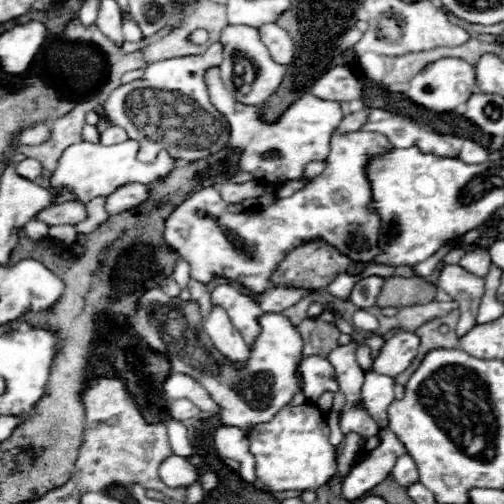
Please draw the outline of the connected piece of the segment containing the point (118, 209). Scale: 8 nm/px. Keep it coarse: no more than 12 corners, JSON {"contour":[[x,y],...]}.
{"contour":[[145,184],[109,194],[109,214],[133,210],[151,198]]}

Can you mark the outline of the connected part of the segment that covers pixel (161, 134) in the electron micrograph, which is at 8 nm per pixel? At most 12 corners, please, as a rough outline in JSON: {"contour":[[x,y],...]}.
{"contour":[[203,56],[153,62],[143,78],[111,92],[105,116],[139,140],[151,164],[177,162],[229,144],[213,108]]}

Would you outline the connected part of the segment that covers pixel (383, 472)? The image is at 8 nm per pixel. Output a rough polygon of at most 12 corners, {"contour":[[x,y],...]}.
{"contour":[[391,430],[345,478],[343,498],[363,498],[385,480],[403,444]]}

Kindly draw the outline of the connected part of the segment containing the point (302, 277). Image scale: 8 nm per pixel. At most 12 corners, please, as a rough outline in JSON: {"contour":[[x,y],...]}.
{"contour":[[305,242],[277,266],[273,286],[327,288],[349,270],[329,244]]}

